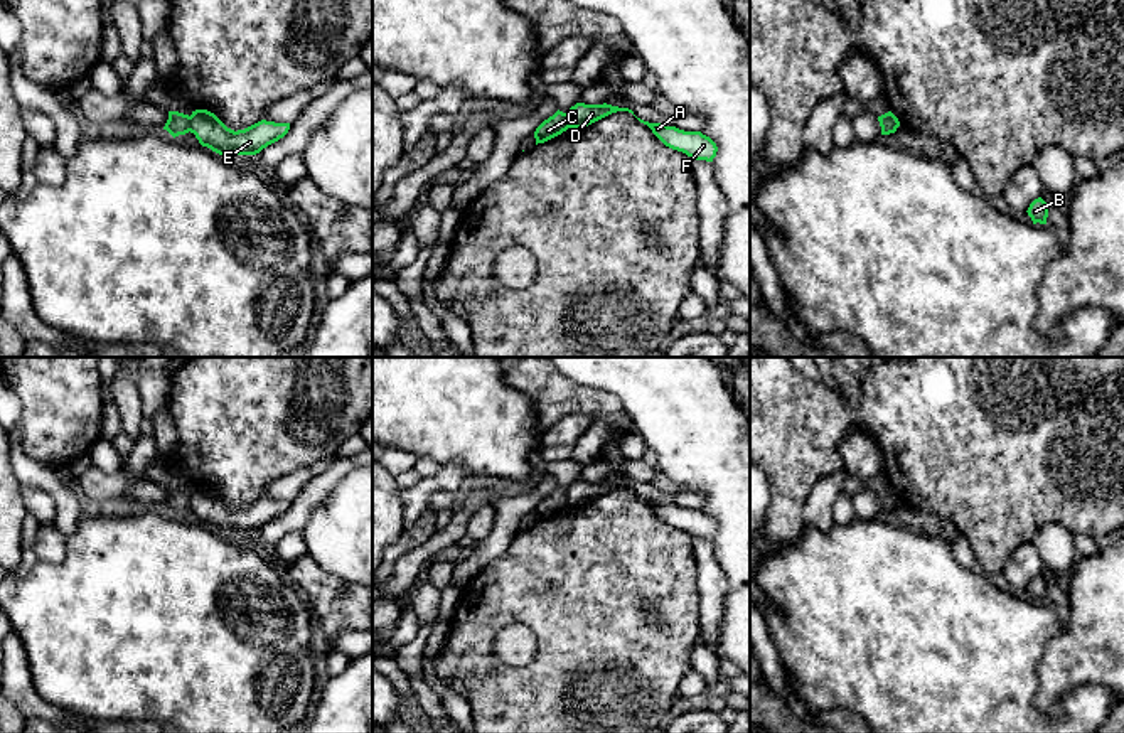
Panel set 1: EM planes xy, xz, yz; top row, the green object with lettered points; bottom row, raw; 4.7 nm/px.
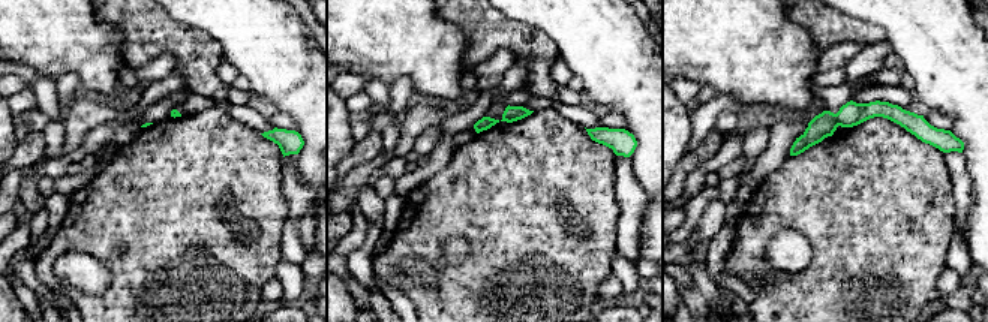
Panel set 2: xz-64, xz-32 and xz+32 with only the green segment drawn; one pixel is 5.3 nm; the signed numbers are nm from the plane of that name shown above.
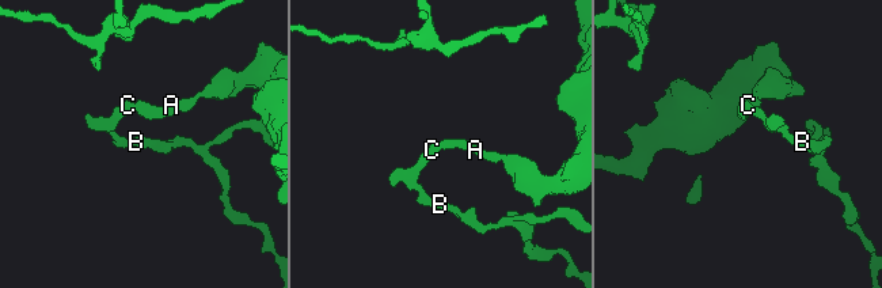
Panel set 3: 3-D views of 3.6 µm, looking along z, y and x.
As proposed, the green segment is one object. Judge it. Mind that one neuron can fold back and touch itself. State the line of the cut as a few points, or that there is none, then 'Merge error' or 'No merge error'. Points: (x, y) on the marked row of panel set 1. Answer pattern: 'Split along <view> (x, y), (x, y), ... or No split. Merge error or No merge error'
Split along xy (189, 117), (191, 130). Merge error

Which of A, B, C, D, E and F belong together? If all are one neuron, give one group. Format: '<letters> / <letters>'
A D E F / B C

